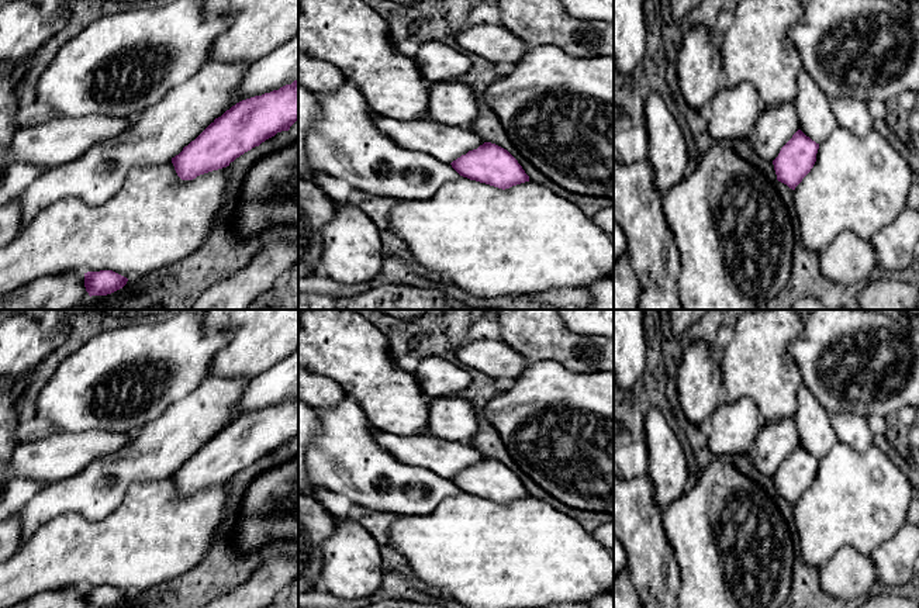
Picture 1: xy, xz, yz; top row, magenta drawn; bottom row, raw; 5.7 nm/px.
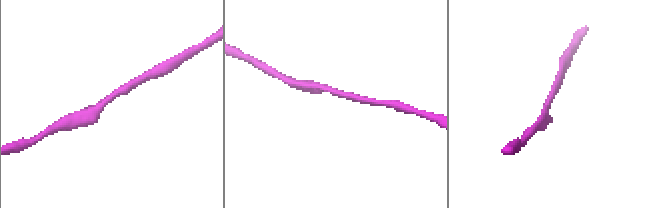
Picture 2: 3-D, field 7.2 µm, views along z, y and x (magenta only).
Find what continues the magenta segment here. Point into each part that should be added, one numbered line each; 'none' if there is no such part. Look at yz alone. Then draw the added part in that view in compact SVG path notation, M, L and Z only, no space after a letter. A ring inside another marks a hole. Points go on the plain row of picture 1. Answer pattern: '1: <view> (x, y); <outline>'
1: yz (859, 500); M837 442L819 459L813 483L794 505L804 563L819 569L844 546L870 556L906 522L913 498L915 490L908 476L875 445L858 453Z

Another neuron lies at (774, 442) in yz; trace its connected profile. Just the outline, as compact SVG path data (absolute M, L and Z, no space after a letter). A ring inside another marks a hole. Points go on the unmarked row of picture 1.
M794 417L760 428L750 456L756 469L766 476L774 476L781 463L801 445Z

